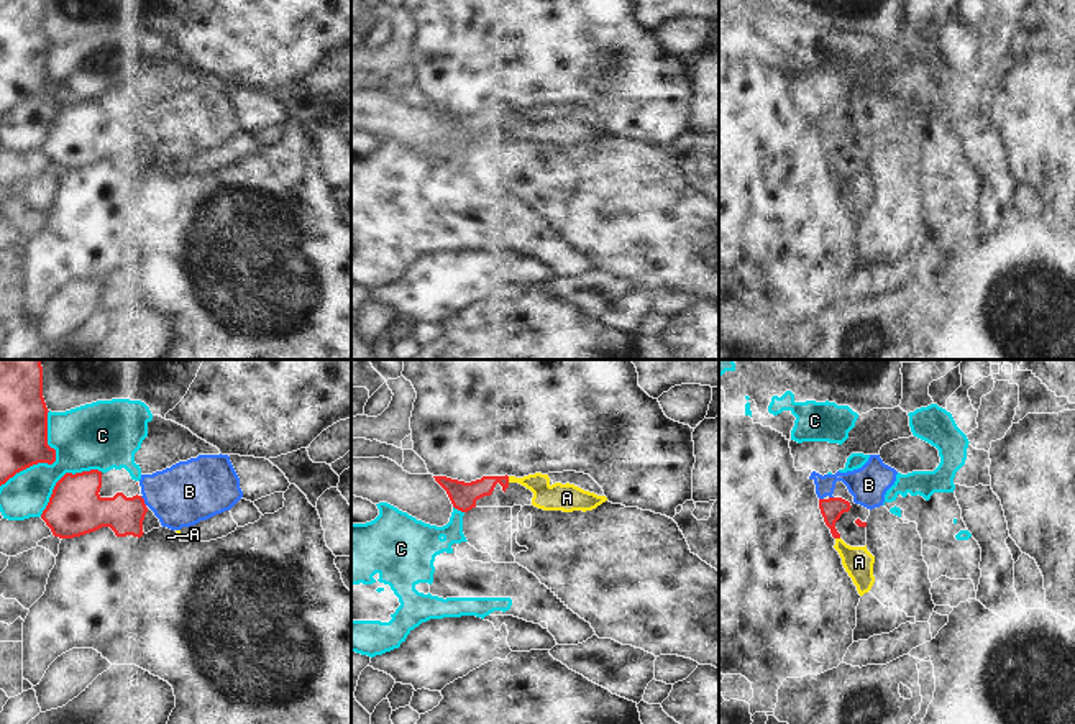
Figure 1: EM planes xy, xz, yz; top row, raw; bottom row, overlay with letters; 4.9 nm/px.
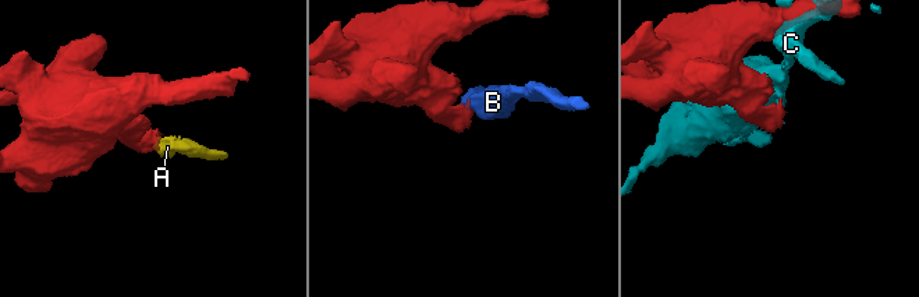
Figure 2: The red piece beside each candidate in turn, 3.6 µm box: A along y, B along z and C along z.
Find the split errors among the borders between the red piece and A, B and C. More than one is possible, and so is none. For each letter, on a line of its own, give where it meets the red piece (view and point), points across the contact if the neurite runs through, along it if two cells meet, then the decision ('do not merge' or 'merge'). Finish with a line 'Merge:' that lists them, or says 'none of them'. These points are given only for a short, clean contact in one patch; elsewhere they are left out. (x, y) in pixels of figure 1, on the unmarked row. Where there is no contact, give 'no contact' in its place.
A: xz (507, 112) | across xz (463, 128), (493, 112), (507, 112), (532, 114), (548, 130) | merge
B: xy (143, 133) | along xy (140, 128), (146, 137) | do not merge
C: xy (51, 96) | do not merge
Merge: A

